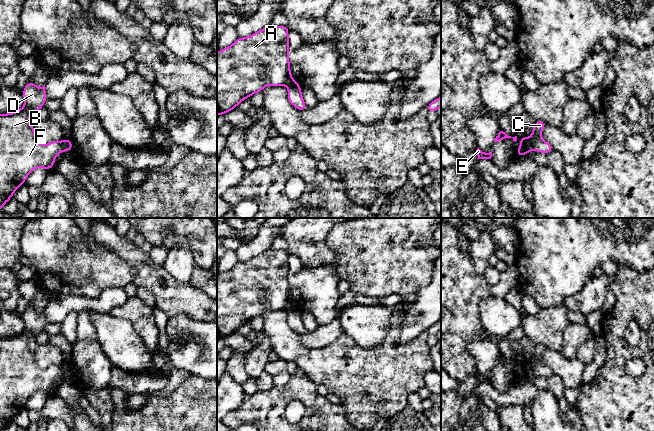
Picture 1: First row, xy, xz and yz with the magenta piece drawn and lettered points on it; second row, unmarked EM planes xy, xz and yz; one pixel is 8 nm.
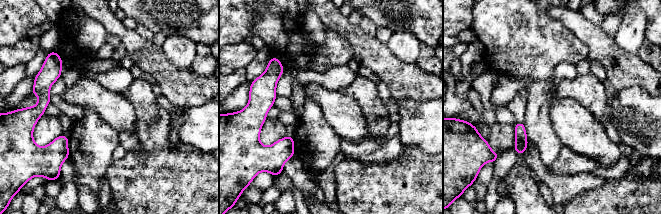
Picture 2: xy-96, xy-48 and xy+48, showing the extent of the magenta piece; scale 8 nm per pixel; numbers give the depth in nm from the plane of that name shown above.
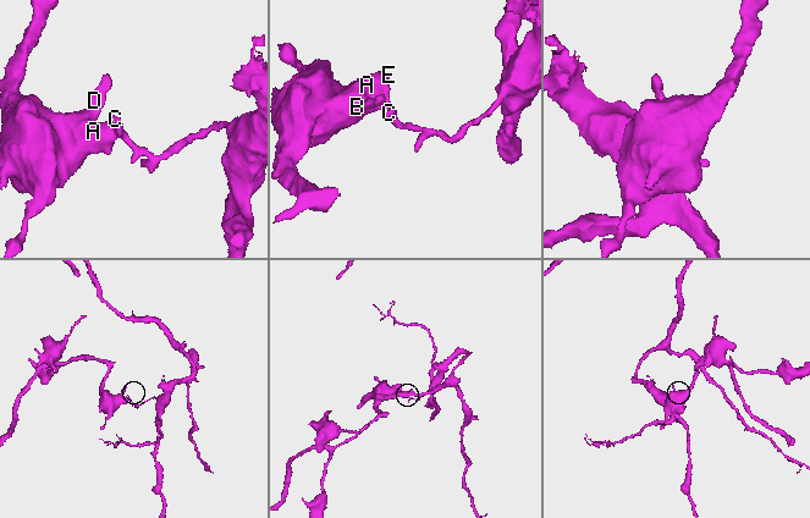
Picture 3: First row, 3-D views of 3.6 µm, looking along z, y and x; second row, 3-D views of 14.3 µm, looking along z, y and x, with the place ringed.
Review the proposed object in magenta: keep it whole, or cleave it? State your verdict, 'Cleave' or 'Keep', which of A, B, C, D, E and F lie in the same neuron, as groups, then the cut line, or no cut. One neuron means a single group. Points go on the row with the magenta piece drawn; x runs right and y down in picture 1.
Cleave. Groups: A B D E F / C. Split along yz (529, 140), (531, 148)

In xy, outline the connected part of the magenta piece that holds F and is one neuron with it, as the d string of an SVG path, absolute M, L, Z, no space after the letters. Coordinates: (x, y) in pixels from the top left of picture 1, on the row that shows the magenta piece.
M28 82L23 90L24 107L16 112L0 114L0 210L12 198L17 188L25 183L29 173L38 167L49 171L55 163L55 157L62 151L71 151L68 141L53 141L41 145L35 138L35 128L30 125L30 114L35 114L47 100L45 84L38 88Z

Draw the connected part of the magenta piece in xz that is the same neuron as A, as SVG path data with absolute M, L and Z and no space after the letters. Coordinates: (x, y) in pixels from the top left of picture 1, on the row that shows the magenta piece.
M269 25L246 38L238 37L229 47L217 53L217 115L224 115L249 98L252 94L262 92L266 85L284 86L294 82L290 73L288 50L290 48L286 26Z

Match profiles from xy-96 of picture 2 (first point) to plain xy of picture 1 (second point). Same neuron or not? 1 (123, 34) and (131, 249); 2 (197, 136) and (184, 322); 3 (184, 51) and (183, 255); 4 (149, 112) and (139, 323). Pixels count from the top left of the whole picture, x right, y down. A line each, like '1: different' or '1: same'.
1: same
2: same
3: same
4: same

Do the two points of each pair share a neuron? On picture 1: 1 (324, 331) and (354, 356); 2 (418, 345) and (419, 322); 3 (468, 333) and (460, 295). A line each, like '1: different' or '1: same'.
1: different
2: different
3: same

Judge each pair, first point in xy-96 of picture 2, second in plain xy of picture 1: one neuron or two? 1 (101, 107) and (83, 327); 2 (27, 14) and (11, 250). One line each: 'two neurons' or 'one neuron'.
1: two neurons
2: one neuron

